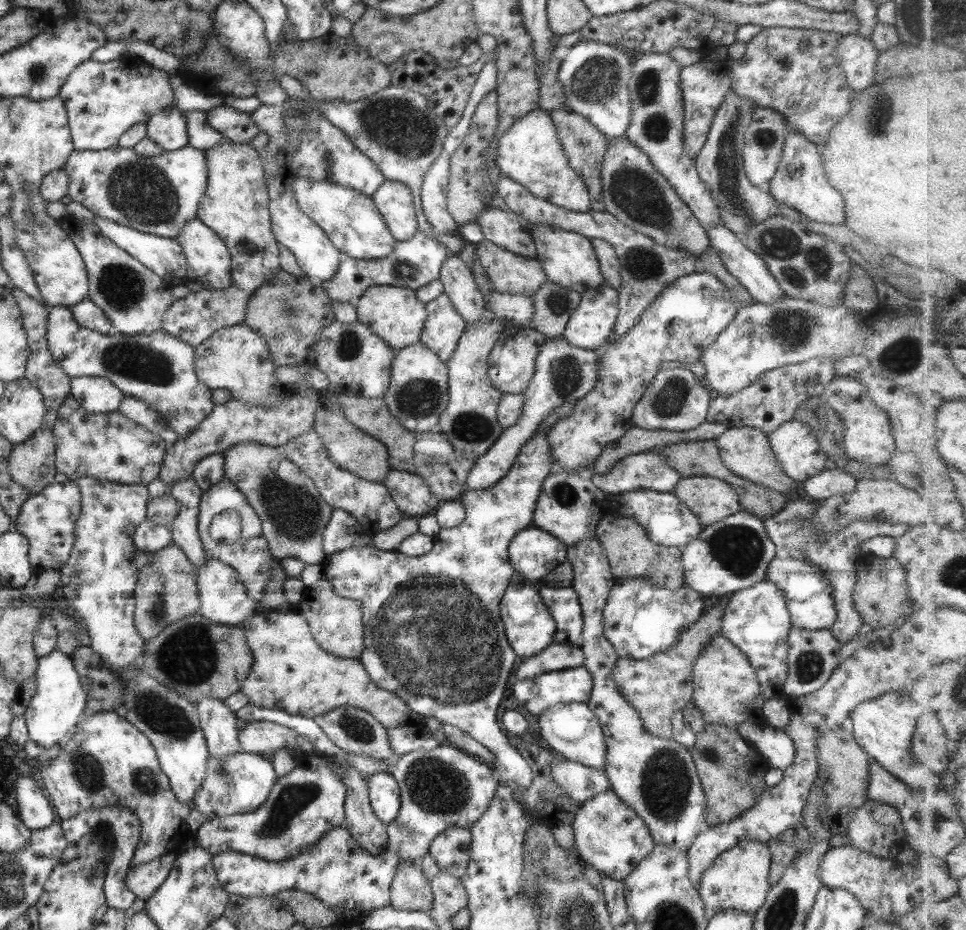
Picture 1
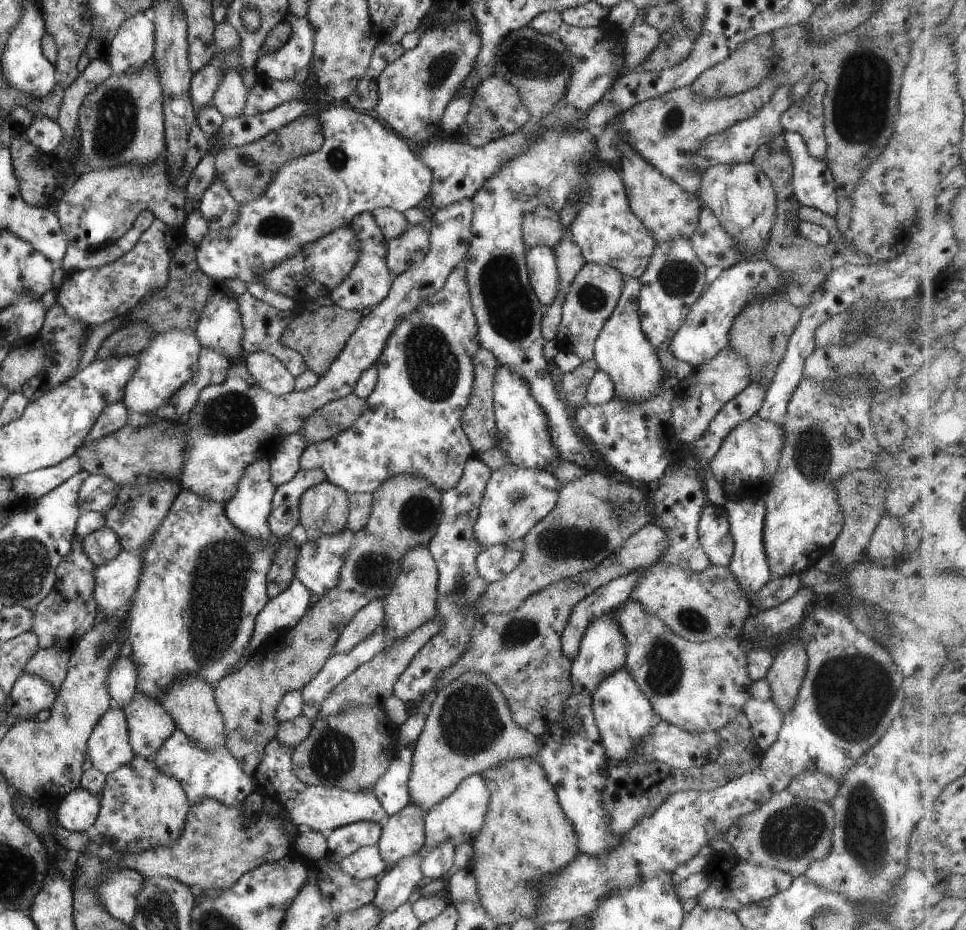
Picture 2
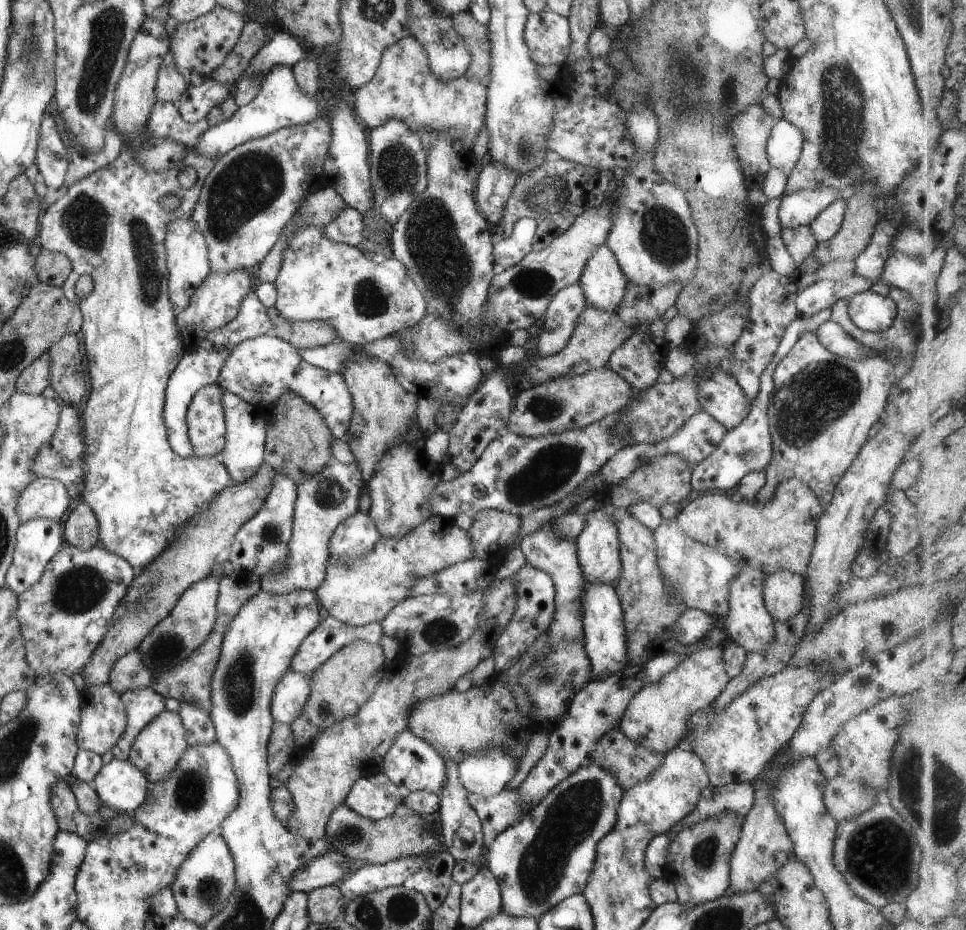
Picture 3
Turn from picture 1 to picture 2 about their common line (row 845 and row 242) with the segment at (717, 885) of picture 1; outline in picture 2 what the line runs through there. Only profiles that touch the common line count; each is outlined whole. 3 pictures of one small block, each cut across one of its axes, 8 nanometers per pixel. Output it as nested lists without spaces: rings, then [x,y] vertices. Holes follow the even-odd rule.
[[[749,162],[711,166],[702,174],[697,196],[701,205],[717,217],[719,225],[733,238],[742,255],[765,246],[774,224],[776,192],[769,178],[756,165]]]

